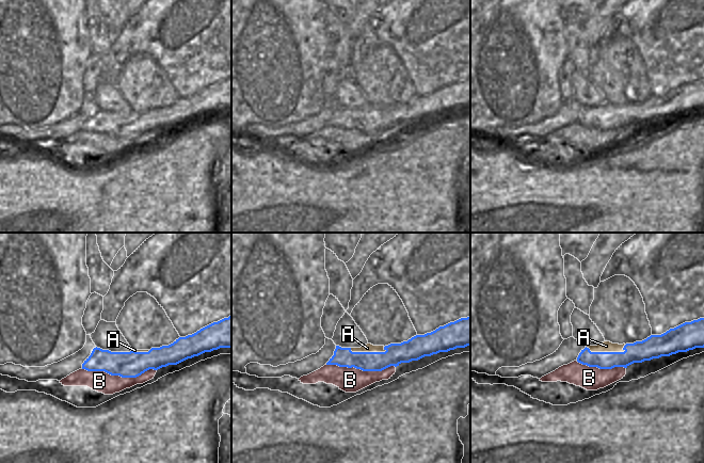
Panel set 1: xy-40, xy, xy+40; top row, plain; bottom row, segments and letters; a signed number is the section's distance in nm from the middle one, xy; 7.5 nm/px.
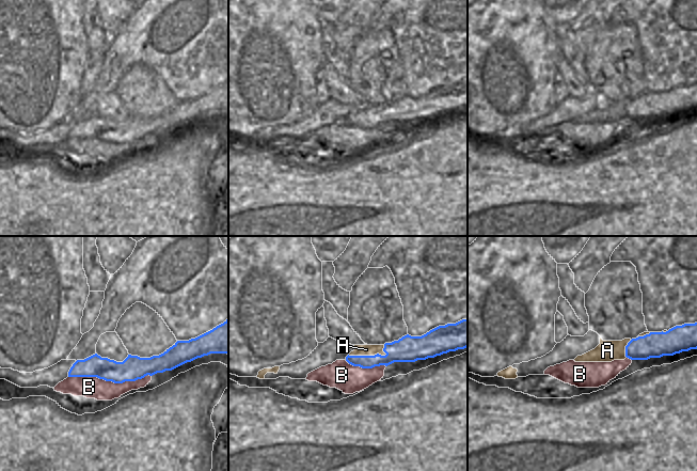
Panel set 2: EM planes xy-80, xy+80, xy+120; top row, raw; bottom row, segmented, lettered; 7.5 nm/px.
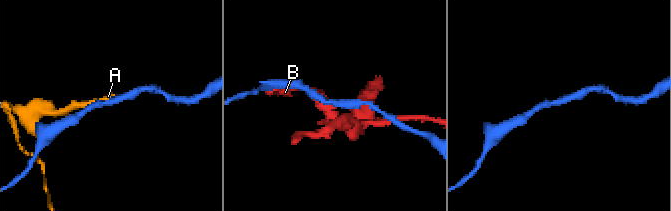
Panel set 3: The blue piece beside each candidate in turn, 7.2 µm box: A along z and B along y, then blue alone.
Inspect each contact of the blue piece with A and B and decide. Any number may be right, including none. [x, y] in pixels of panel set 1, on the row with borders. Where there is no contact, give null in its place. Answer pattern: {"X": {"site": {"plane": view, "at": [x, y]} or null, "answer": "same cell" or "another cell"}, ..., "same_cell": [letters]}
{"A": {"site": {"plane": "xy+40", "at": [606, 352]}, "answer": "another cell"}, "B": {"site": {"plane": "xy-40", "at": [120, 376]}, "answer": "another cell"}, "same_cell": []}

